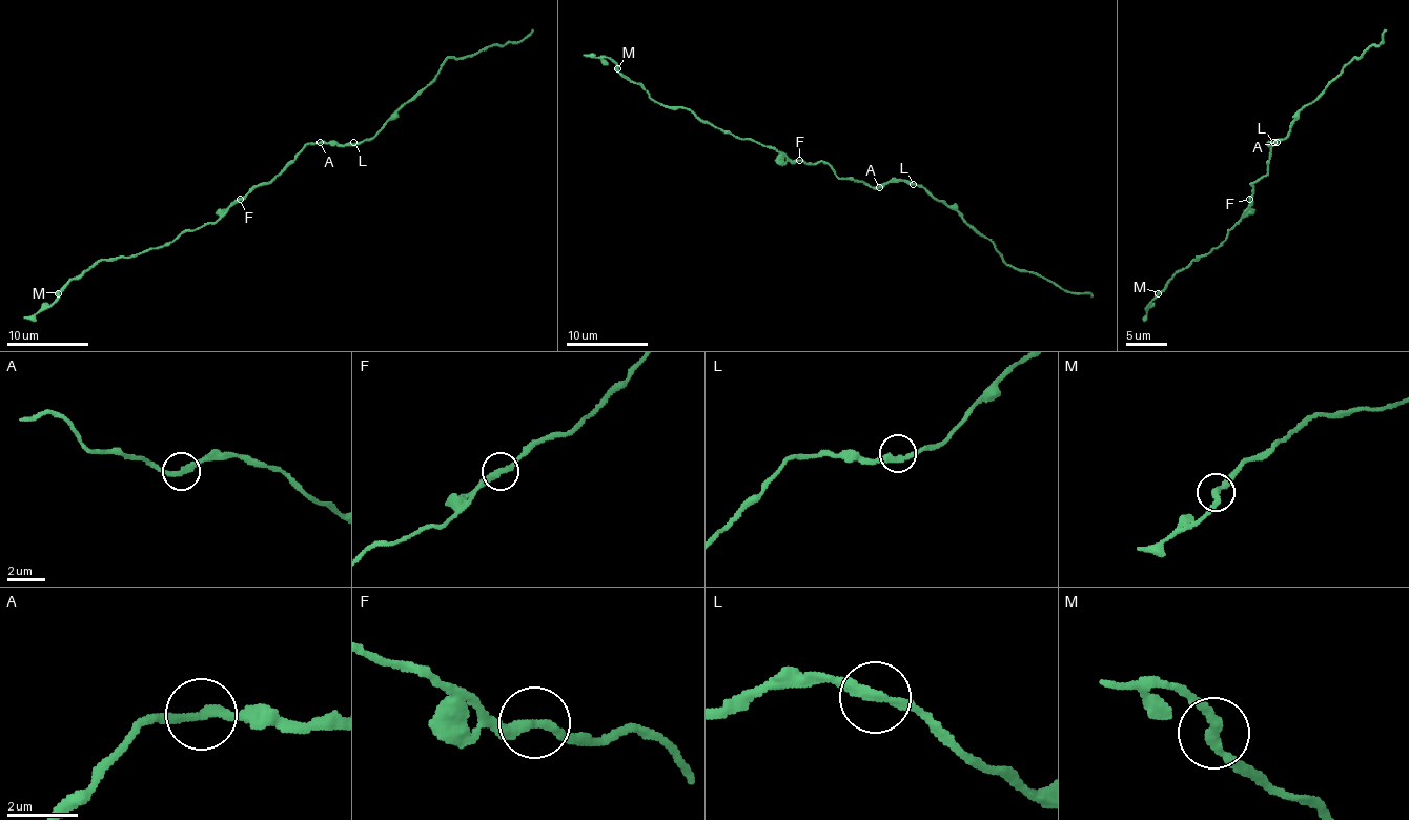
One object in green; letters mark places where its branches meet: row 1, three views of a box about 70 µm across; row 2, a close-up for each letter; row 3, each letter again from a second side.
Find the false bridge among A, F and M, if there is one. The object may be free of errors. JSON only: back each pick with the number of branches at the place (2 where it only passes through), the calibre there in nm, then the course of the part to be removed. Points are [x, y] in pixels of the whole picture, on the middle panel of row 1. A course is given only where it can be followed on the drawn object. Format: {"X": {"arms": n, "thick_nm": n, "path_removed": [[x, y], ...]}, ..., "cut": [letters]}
{"A": {"arms": 2, "thick_nm": 280, "path_removed": [[878, 186], [901, 180], [923, 186], [982, 233], [1007, 264], [1036, 272], [1064, 290], [1093, 296]]}, "cut": ["A"]}

